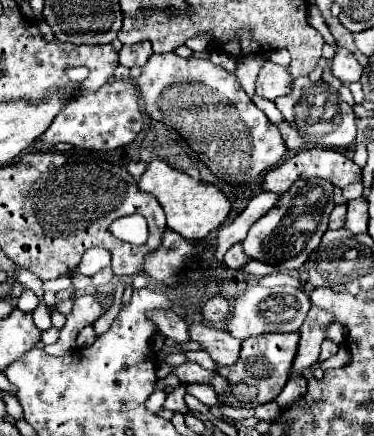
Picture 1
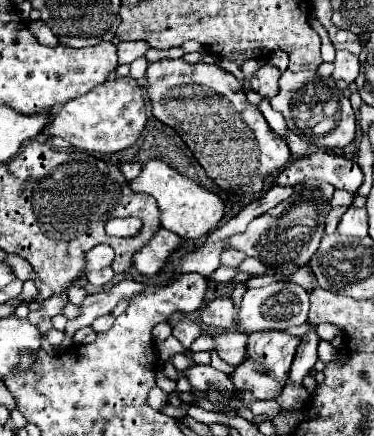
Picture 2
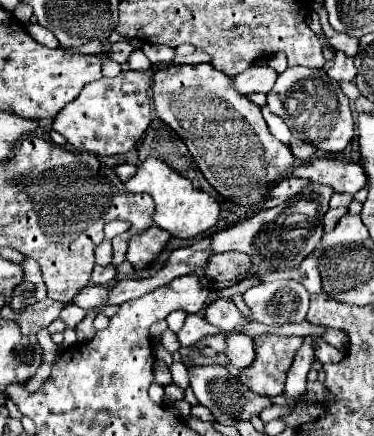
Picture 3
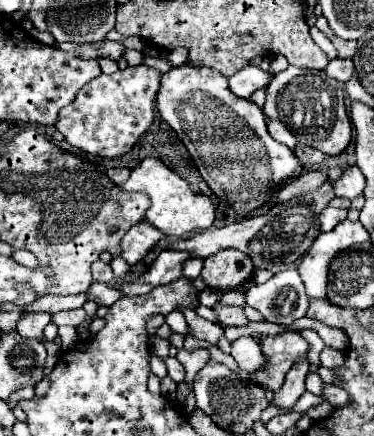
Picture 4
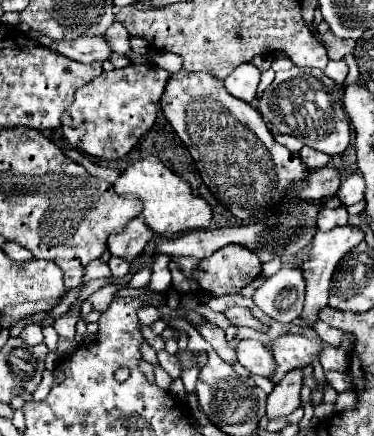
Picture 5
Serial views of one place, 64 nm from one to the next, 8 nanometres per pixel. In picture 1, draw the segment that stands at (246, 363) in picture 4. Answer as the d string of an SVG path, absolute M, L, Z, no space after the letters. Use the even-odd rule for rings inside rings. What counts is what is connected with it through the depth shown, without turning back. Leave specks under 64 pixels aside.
M192 324L188 326L188 334L192 342L200 344L200 350L208 352L210 358L220 366L232 366L238 360L242 340L228 336L222 328L206 326L206 324Z

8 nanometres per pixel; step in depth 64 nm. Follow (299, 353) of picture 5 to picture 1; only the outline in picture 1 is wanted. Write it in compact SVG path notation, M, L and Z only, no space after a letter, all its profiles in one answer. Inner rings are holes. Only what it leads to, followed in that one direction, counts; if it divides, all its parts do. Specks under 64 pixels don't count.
M264 334L264 336L256 336L256 338L248 338L242 342L242 352L236 364L226 366L226 368L218 368L218 374L222 378L226 378L230 384L250 384L256 386L258 398L256 402L252 402L252 408L272 402L284 388L288 376L290 376L290 368L296 356L296 348L298 348L298 334Z

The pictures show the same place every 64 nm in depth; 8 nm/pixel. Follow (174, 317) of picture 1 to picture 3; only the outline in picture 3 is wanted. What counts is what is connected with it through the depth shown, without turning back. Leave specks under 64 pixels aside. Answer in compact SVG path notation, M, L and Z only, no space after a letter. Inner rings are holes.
M188 314L184 326L176 332L182 346L192 346L198 340L202 340L206 336L212 336L212 334L218 334L218 330L212 328L200 314Z

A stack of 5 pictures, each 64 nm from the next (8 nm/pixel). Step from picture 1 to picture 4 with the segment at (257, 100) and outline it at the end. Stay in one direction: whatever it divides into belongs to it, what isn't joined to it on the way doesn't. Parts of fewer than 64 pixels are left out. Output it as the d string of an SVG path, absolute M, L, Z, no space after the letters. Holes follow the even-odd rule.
M266 118L266 124L268 124L268 132L274 140L286 144L288 148L294 148L296 146L296 138L292 136L292 132L280 122L280 120L272 120L272 118Z

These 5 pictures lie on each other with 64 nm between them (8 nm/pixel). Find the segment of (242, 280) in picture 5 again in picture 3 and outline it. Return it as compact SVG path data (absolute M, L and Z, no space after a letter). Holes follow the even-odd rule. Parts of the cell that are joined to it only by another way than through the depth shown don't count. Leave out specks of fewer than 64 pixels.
M222 252L212 256L206 274L214 280L232 280L238 274L244 274L248 268L250 260L242 252Z

